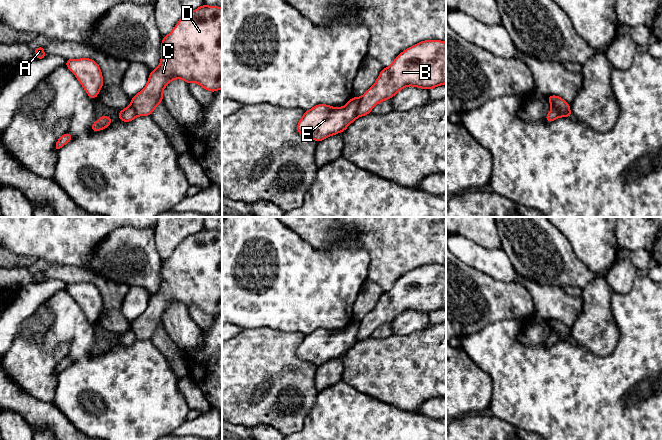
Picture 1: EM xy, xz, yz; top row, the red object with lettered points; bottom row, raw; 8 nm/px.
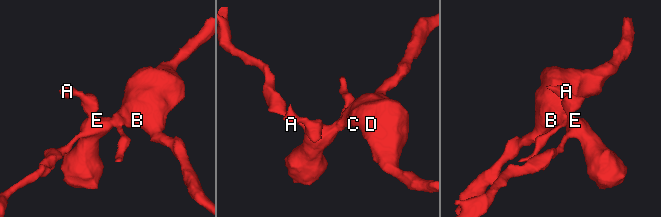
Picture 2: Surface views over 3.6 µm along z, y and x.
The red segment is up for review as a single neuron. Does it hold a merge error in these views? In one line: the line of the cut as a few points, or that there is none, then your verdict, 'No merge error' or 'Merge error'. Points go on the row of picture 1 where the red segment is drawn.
Split along xz (359, 98), (357, 116). Merge error

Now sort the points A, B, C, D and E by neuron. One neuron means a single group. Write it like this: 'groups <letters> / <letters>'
groups A E / B C D

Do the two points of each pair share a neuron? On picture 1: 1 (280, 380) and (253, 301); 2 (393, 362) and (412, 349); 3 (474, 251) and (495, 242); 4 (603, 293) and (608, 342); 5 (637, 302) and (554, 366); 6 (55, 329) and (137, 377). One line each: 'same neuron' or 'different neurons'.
1: different neurons
2: same neuron
3: different neurons
4: same neuron
5: same neuron
6: same neuron

